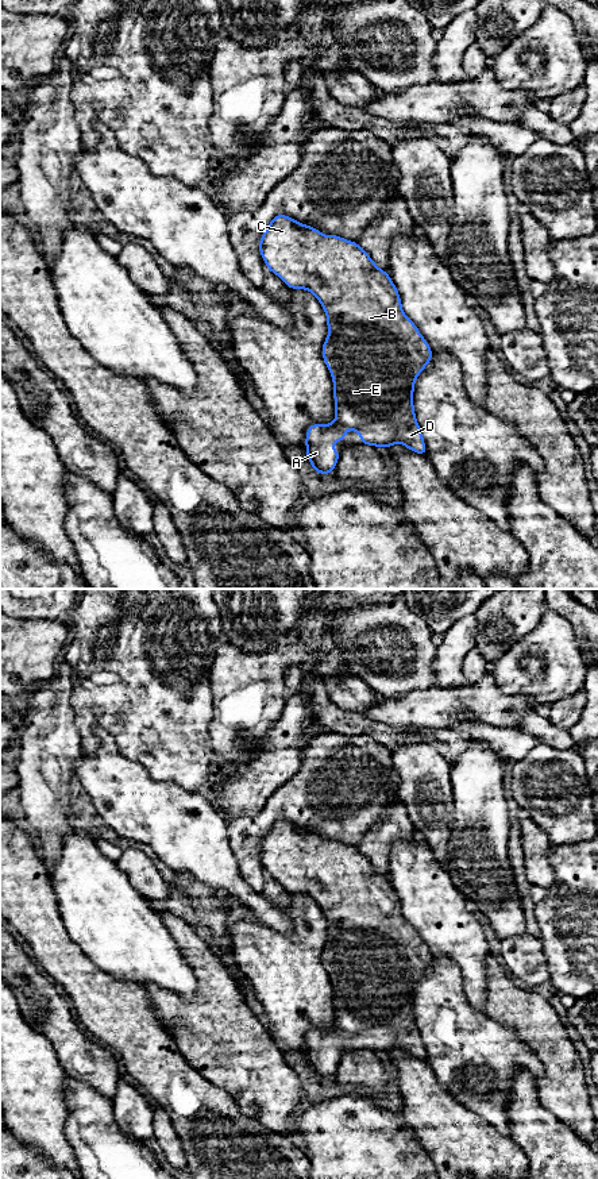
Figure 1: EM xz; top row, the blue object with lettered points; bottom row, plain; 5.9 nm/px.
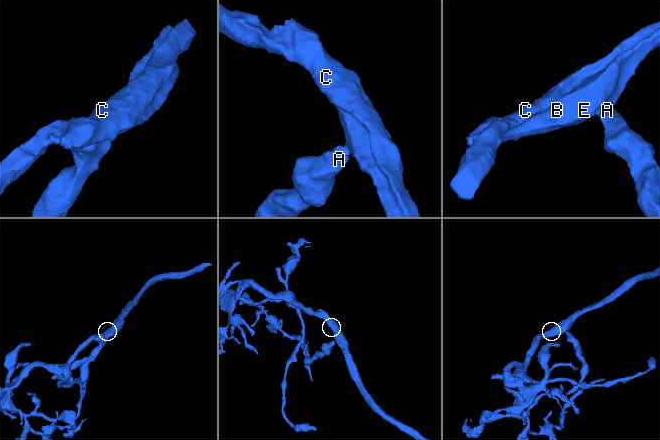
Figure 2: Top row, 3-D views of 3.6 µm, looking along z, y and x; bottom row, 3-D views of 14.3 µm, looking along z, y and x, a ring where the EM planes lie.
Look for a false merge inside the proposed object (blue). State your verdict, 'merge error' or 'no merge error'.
no merge error

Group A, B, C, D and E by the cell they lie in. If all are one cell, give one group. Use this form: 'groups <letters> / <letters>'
groups A B C D E

